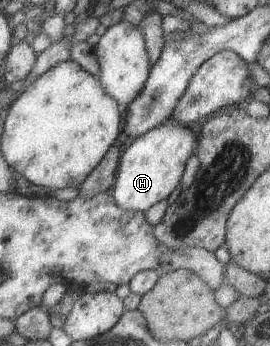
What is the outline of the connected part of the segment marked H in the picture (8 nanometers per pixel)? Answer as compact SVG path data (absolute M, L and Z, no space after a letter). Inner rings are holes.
M173 119L166 120L139 138L135 138L119 157L114 184L109 191L115 204L124 210L144 213L153 204L165 200L180 184L180 178L186 173L187 160L194 154L196 146L197 133L191 131L187 125L179 124L177 120Z

